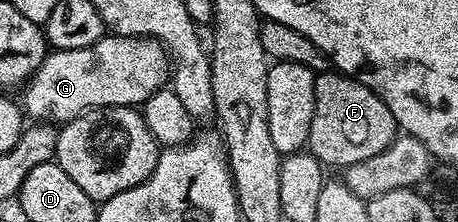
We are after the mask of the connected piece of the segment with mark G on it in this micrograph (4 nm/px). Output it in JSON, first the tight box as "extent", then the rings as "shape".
{"extent":[23,33,171,125],"shape":[[[106,33],[99,41],[87,45],[83,49],[67,49],[66,51],[50,50],[37,71],[24,84],[25,103],[23,111],[30,120],[52,120],[54,124],[64,125],[72,119],[78,119],[85,111],[94,107],[137,107],[144,105],[147,97],[166,86],[171,75],[171,60],[166,48],[156,39],[132,39],[126,35]]]}

